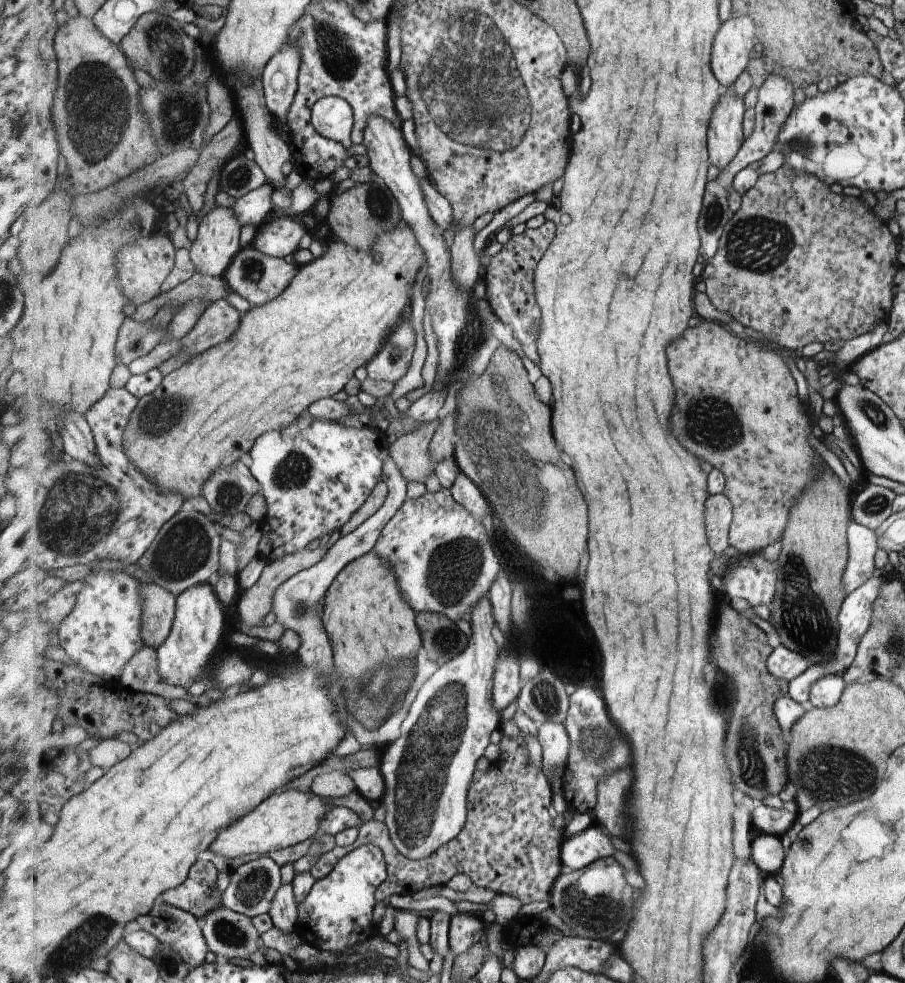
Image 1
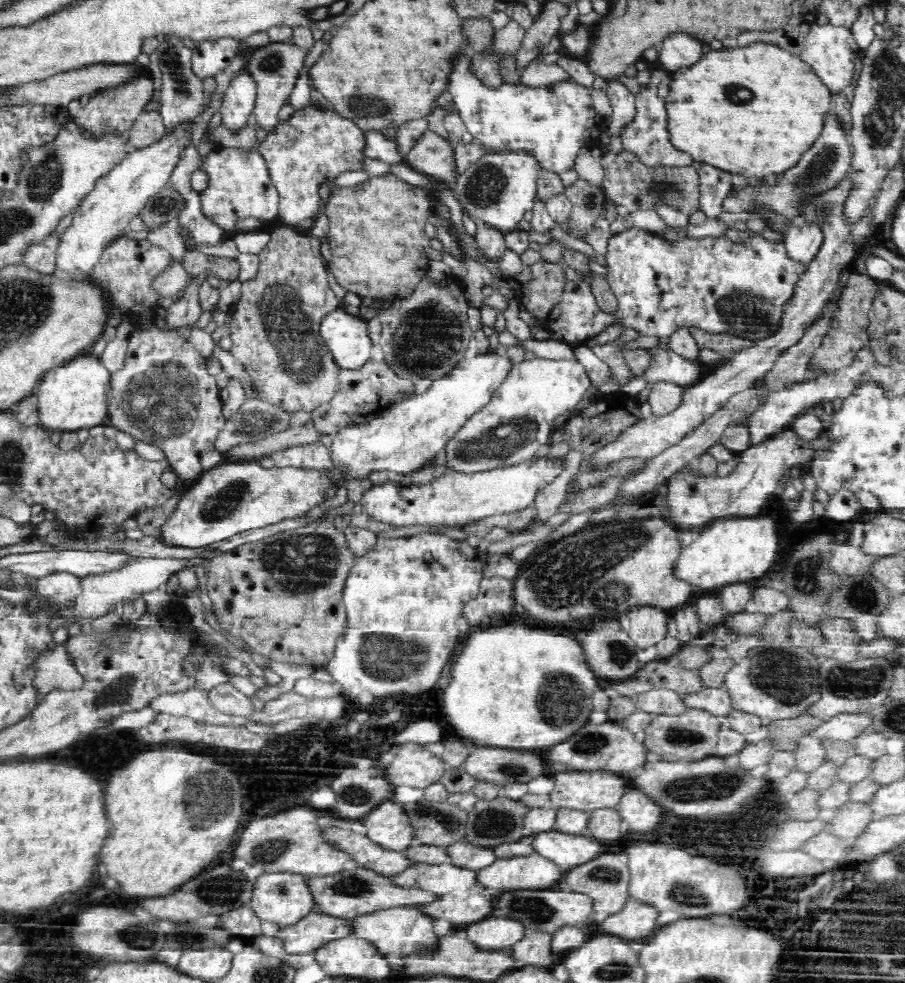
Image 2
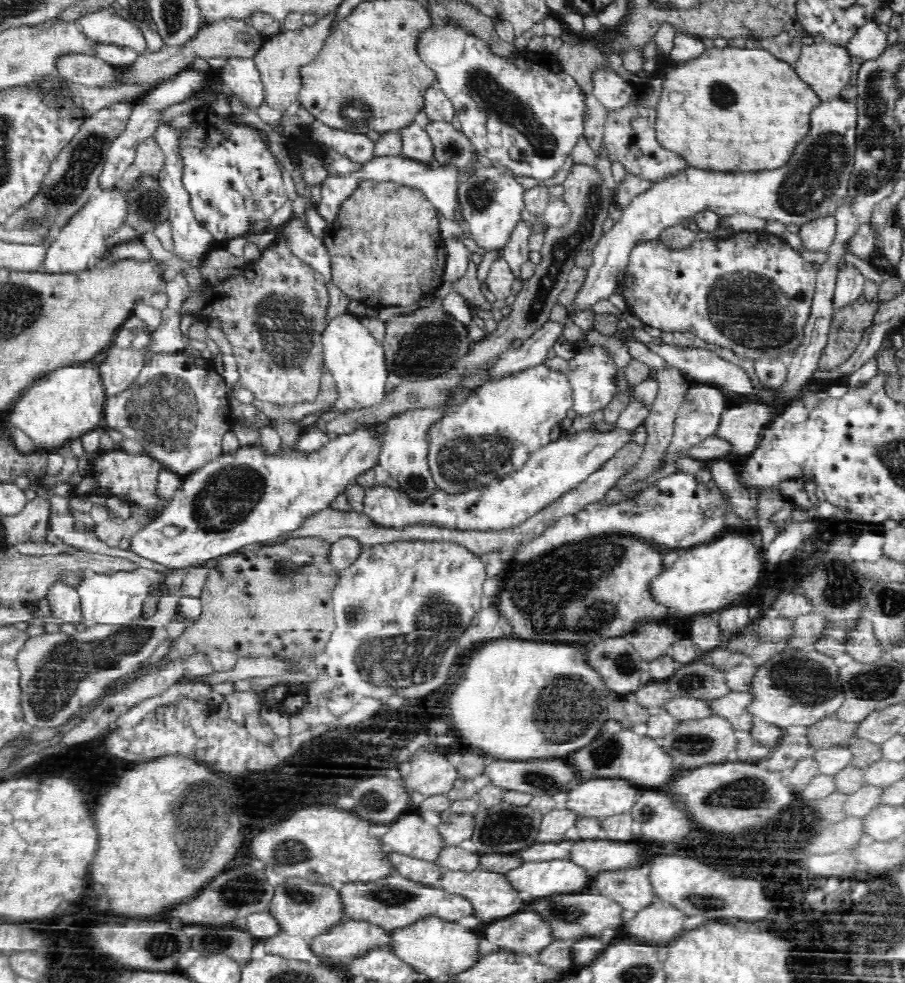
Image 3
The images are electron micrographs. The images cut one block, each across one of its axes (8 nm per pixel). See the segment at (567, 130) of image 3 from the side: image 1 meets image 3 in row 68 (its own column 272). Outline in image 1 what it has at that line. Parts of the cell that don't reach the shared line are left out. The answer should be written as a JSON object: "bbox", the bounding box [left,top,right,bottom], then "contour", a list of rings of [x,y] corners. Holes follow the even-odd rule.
{"bbox":[250,410,389,563],"contour":[[[305,410],[293,424],[263,434],[257,440],[256,446],[253,446],[250,457],[253,462],[251,473],[259,482],[267,500],[267,516],[260,526],[263,537],[259,556],[266,563],[271,563],[287,554],[305,550],[315,545],[319,538],[331,536],[333,532],[341,530],[353,518],[353,514],[369,500],[375,486],[384,481],[389,445],[385,433],[375,427],[347,427],[338,424],[337,420],[313,418],[313,414]]]}

